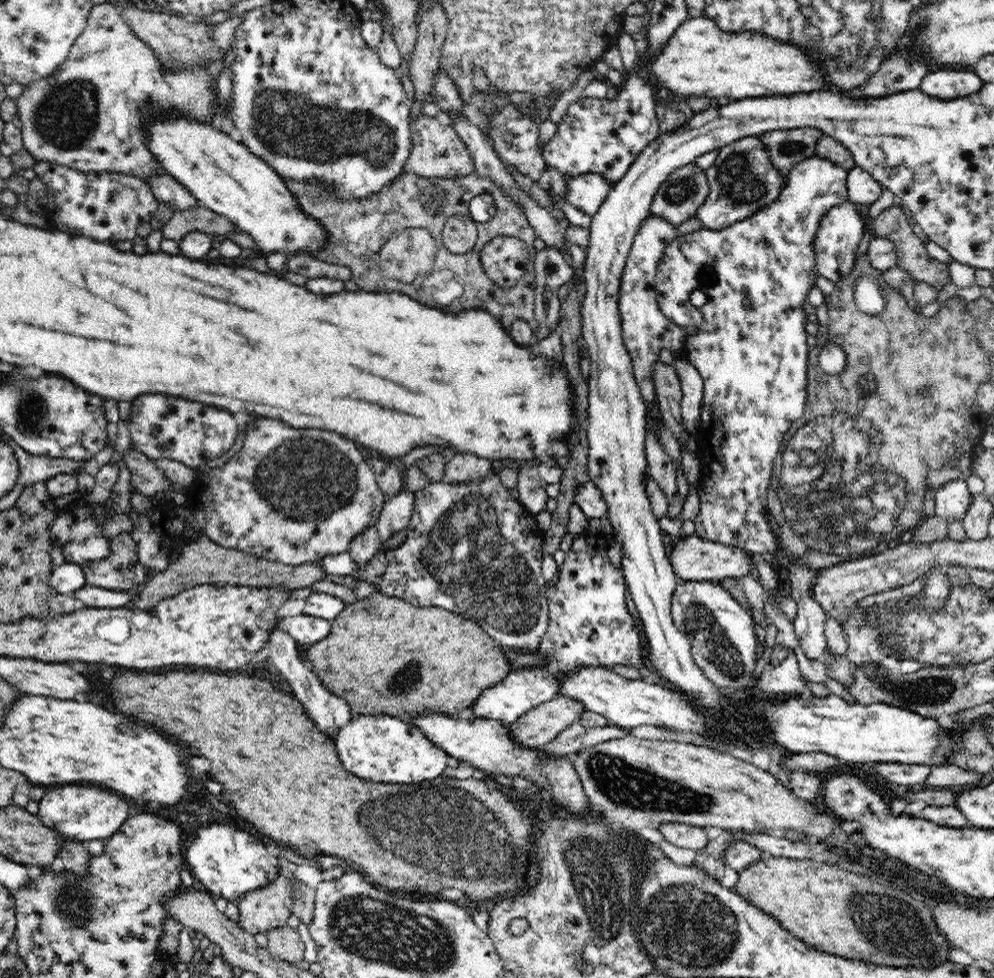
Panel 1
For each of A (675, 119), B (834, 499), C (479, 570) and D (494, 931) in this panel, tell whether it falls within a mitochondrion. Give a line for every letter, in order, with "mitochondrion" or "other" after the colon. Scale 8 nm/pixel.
A: other
B: mitochondrion
C: mitochondrion
D: other

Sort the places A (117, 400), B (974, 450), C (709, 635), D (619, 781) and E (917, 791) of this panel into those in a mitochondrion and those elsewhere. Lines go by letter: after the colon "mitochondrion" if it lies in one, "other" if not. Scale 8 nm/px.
A: other
B: other
C: mitochondrion
D: mitochondrion
E: other

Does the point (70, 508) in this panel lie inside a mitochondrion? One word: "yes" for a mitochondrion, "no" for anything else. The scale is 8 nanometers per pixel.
no

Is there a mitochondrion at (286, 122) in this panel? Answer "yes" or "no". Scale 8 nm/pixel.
yes

